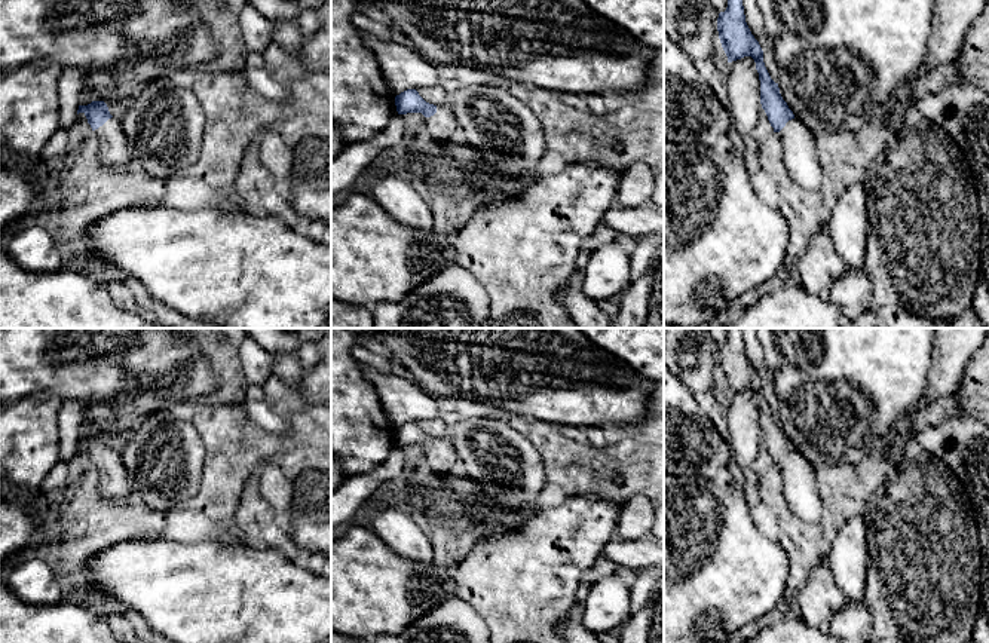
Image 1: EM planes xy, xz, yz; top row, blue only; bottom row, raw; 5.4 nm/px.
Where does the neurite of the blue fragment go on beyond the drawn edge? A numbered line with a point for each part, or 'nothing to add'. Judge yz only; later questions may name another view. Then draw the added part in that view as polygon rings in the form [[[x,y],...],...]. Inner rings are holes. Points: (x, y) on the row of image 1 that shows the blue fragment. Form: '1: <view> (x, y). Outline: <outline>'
1: yz (799, 152). Outline: [[[794,117],[775,134],[781,140],[784,165],[791,181],[808,192],[820,190],[823,171],[817,157],[814,132]]]

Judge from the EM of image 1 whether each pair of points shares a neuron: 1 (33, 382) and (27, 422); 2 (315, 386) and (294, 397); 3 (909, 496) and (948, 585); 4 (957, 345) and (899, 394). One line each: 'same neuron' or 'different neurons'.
1: different neurons
2: same neuron
3: same neuron
4: different neurons

